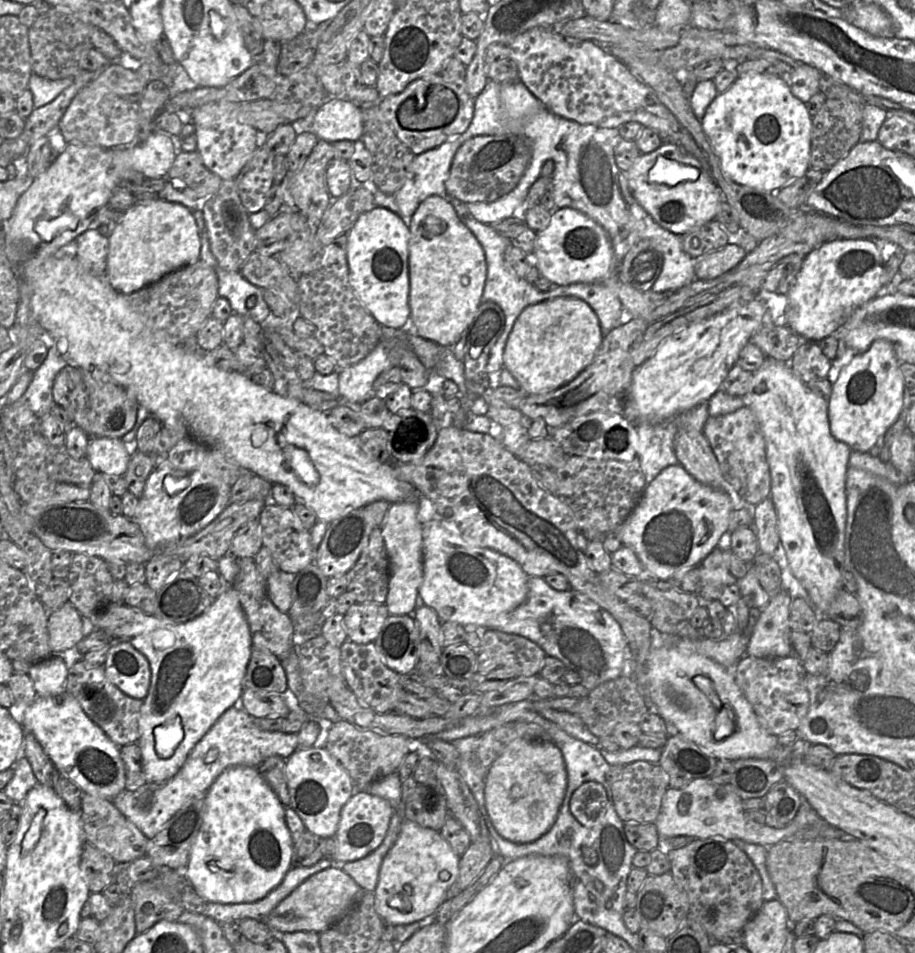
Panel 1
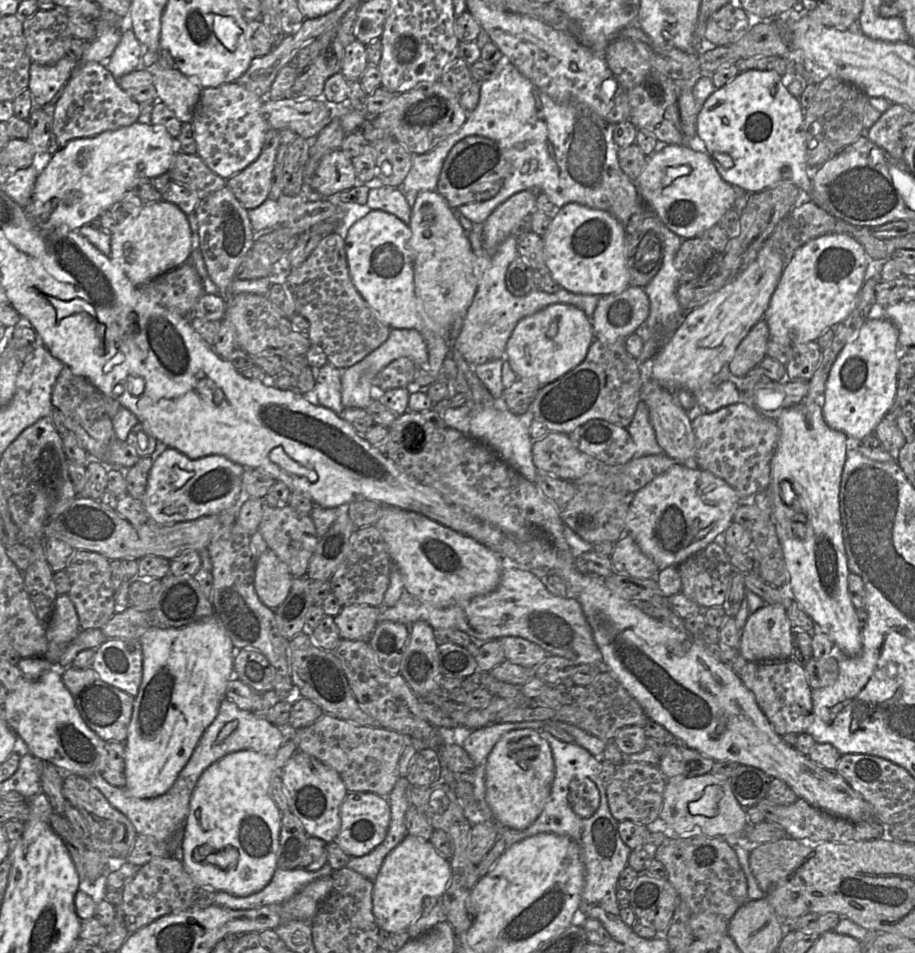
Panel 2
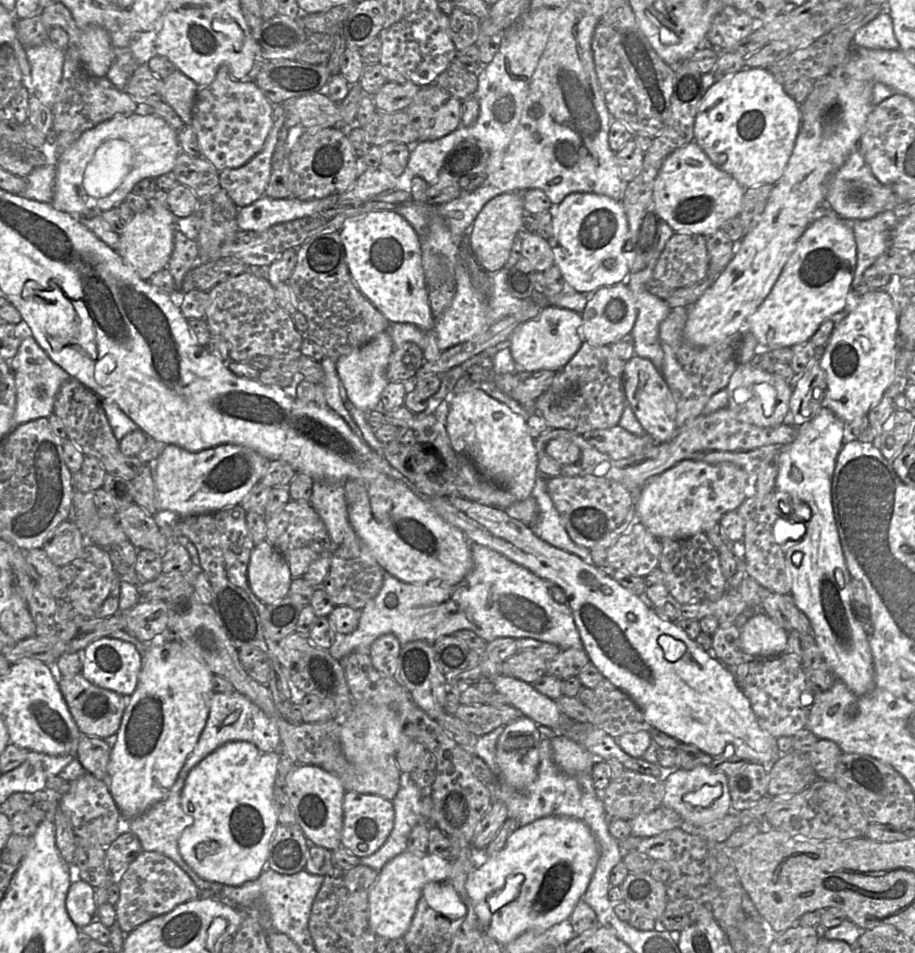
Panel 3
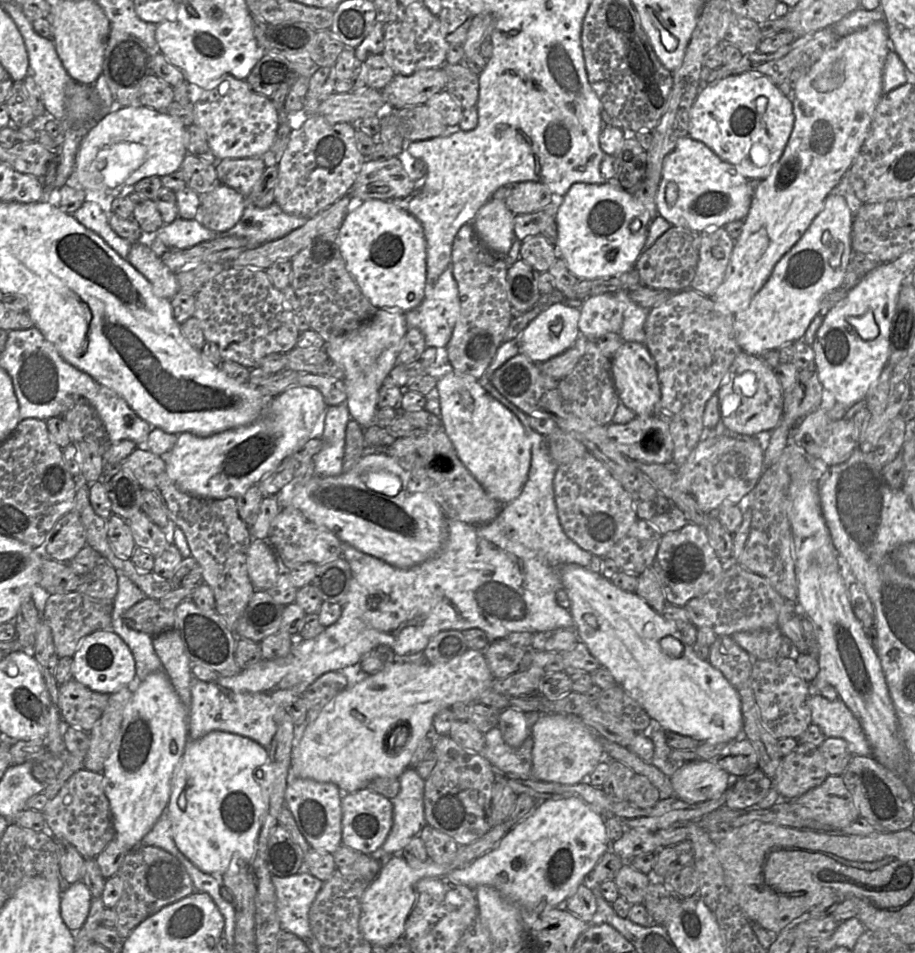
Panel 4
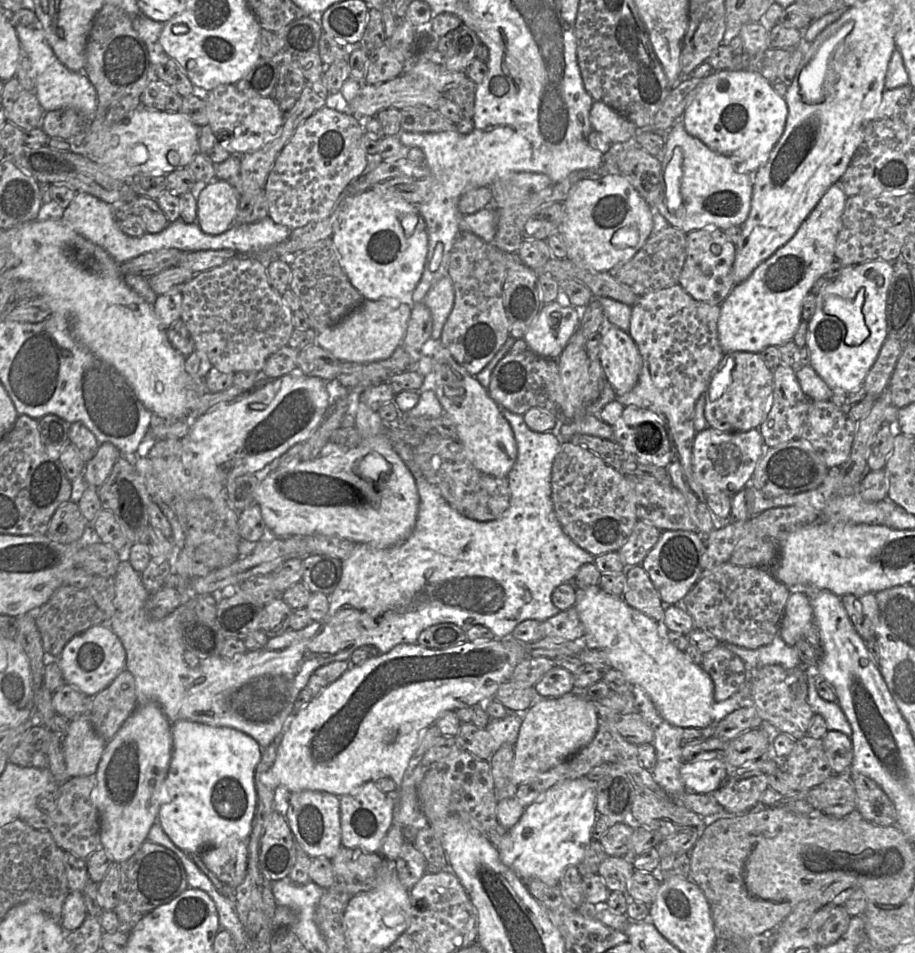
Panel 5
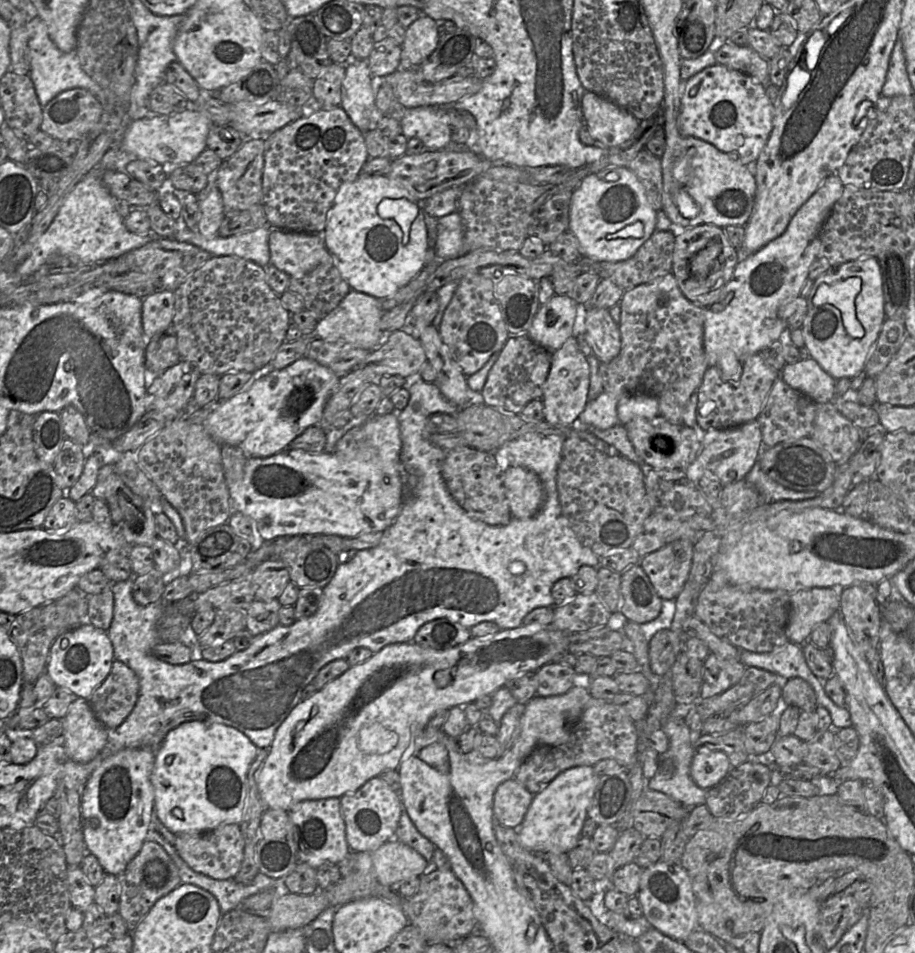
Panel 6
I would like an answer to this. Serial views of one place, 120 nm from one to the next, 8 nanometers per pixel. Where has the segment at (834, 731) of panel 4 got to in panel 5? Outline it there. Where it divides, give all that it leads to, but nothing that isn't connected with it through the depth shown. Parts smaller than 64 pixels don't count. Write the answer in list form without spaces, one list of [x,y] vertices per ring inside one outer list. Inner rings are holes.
[[[811,670],[807,703],[815,714],[820,714],[824,718],[828,731],[839,731],[851,738],[852,728],[845,714],[837,702],[829,702],[819,696],[816,689],[817,681],[814,670]]]

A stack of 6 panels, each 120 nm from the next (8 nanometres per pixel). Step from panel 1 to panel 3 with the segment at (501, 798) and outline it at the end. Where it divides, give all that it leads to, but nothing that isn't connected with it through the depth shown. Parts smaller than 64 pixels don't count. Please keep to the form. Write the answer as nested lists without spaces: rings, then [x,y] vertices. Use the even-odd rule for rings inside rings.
[[[524,715],[505,726],[498,738],[496,761],[508,785],[525,790],[535,781],[541,739],[539,725]]]

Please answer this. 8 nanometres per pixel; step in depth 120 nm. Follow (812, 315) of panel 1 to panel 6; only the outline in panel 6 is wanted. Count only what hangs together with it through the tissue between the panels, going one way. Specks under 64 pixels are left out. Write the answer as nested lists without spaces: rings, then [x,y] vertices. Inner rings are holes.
[[[836,174],[827,177],[798,209],[782,235],[755,253],[742,256],[735,267],[732,278],[720,291],[719,298],[712,305],[705,308],[703,335],[705,357],[708,366],[719,368],[724,379],[738,380],[742,371],[741,361],[745,357],[760,353],[778,340],[785,340],[787,324],[785,320],[779,317],[779,309],[800,296],[801,288],[808,279],[809,268],[818,258],[820,230],[834,204],[842,196],[843,190],[844,185]]]

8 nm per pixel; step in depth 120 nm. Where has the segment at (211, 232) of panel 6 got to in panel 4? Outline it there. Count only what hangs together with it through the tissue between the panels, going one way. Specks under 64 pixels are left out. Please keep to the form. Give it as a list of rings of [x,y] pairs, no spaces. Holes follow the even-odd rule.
[[[218,184],[201,196],[198,219],[210,230],[225,232],[239,222],[246,204],[246,198],[241,193]]]

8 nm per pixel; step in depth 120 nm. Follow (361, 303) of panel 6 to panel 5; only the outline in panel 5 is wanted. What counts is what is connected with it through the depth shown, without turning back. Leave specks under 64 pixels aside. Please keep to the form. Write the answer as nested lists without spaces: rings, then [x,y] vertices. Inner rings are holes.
[[[396,298],[368,300],[336,325],[317,331],[316,344],[330,351],[340,361],[369,363],[389,358],[403,339],[412,306]]]

